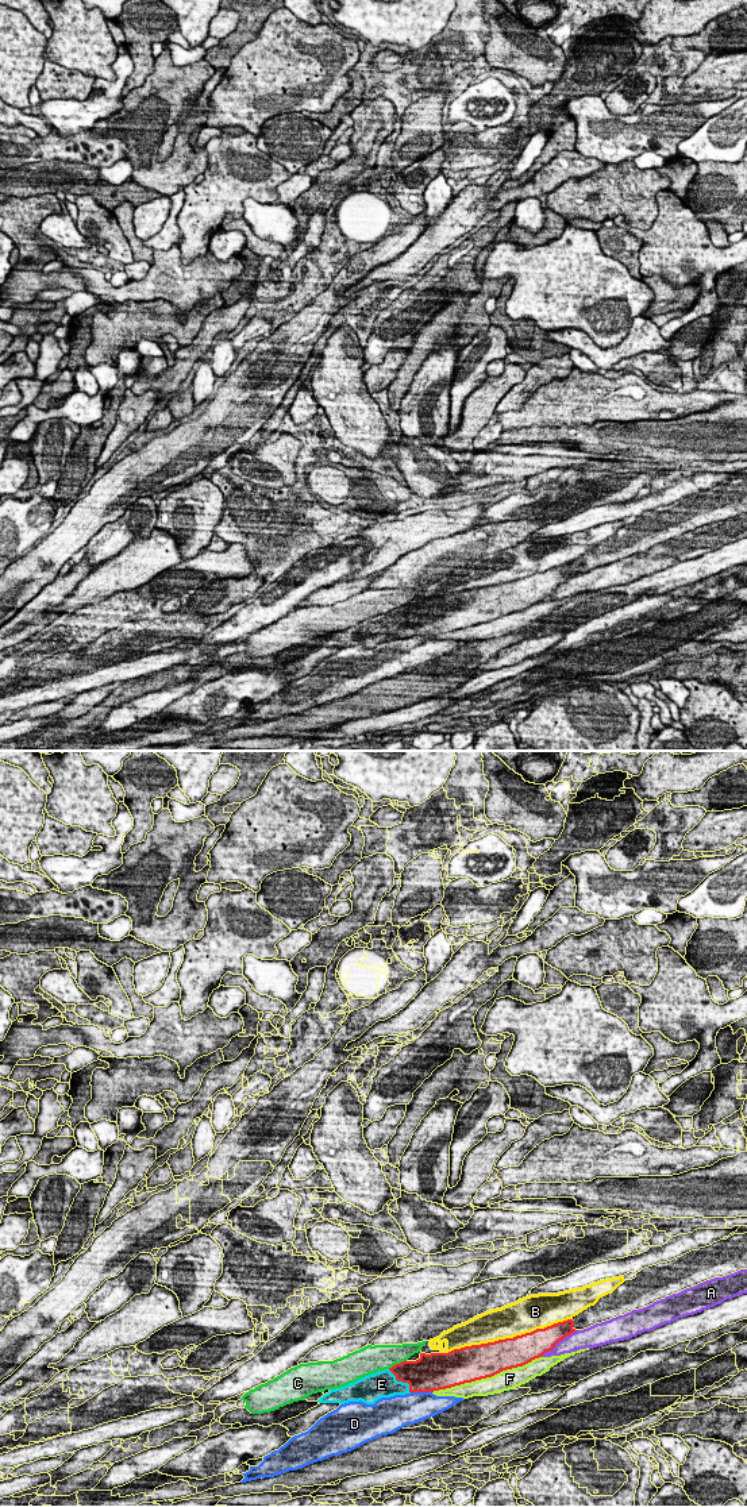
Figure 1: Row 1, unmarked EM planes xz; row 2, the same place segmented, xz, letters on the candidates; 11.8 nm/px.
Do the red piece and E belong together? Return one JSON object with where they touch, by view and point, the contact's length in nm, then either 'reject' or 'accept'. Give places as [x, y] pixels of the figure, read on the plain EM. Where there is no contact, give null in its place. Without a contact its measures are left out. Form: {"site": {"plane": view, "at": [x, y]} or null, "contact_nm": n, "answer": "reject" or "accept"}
{"site": {"plane": "xz", "at": [401, 624]}, "contact_nm": 400, "answer": "accept"}

